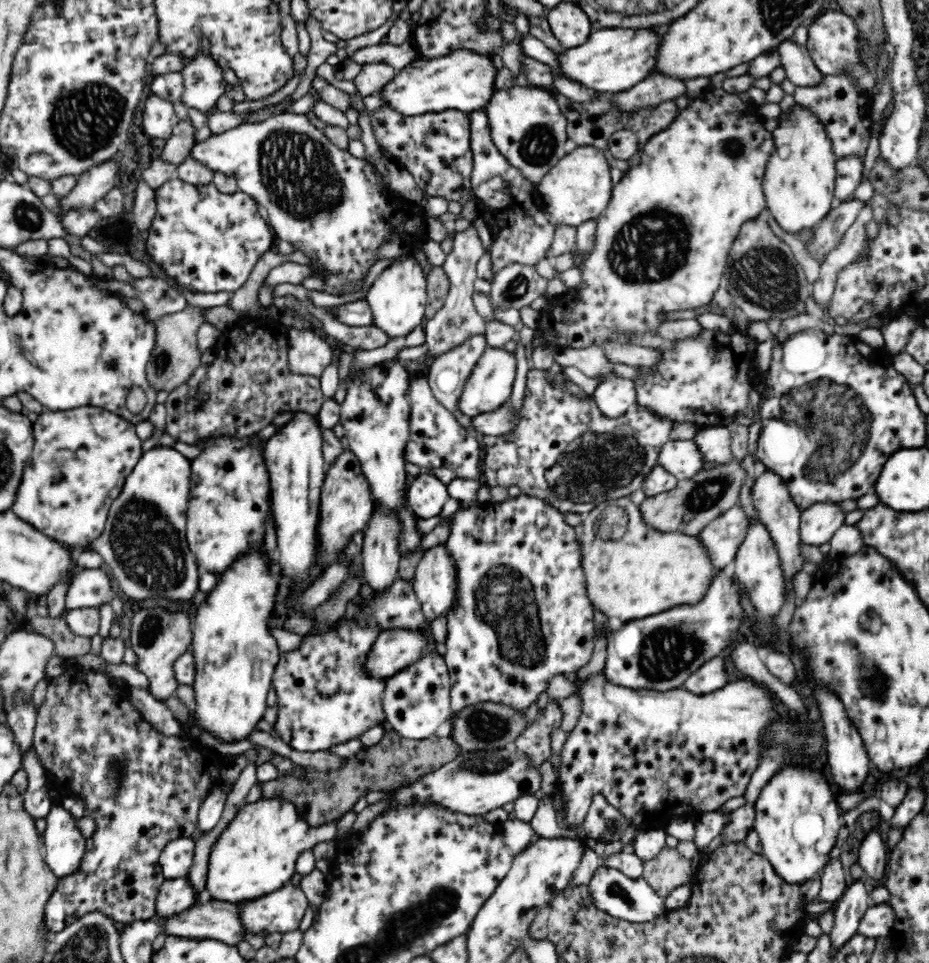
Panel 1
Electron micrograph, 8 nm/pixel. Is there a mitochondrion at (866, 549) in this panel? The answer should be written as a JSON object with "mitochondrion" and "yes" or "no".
{"mitochondrion":"no"}

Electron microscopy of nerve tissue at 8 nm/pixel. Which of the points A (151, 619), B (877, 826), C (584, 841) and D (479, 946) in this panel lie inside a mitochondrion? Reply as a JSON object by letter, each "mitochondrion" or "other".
{"A":"mitochondrion","B":"other","C":"other","D":"other"}

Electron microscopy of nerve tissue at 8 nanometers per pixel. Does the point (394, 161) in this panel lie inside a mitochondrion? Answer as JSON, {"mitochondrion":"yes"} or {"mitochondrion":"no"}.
{"mitochondrion":"no"}

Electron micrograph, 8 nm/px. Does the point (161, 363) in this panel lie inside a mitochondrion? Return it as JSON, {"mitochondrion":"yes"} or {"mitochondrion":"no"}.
{"mitochondrion":"yes"}

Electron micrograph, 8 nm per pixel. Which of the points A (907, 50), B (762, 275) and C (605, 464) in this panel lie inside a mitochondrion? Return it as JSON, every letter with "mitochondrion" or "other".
{"A":"other","B":"mitochondrion","C":"mitochondrion"}

